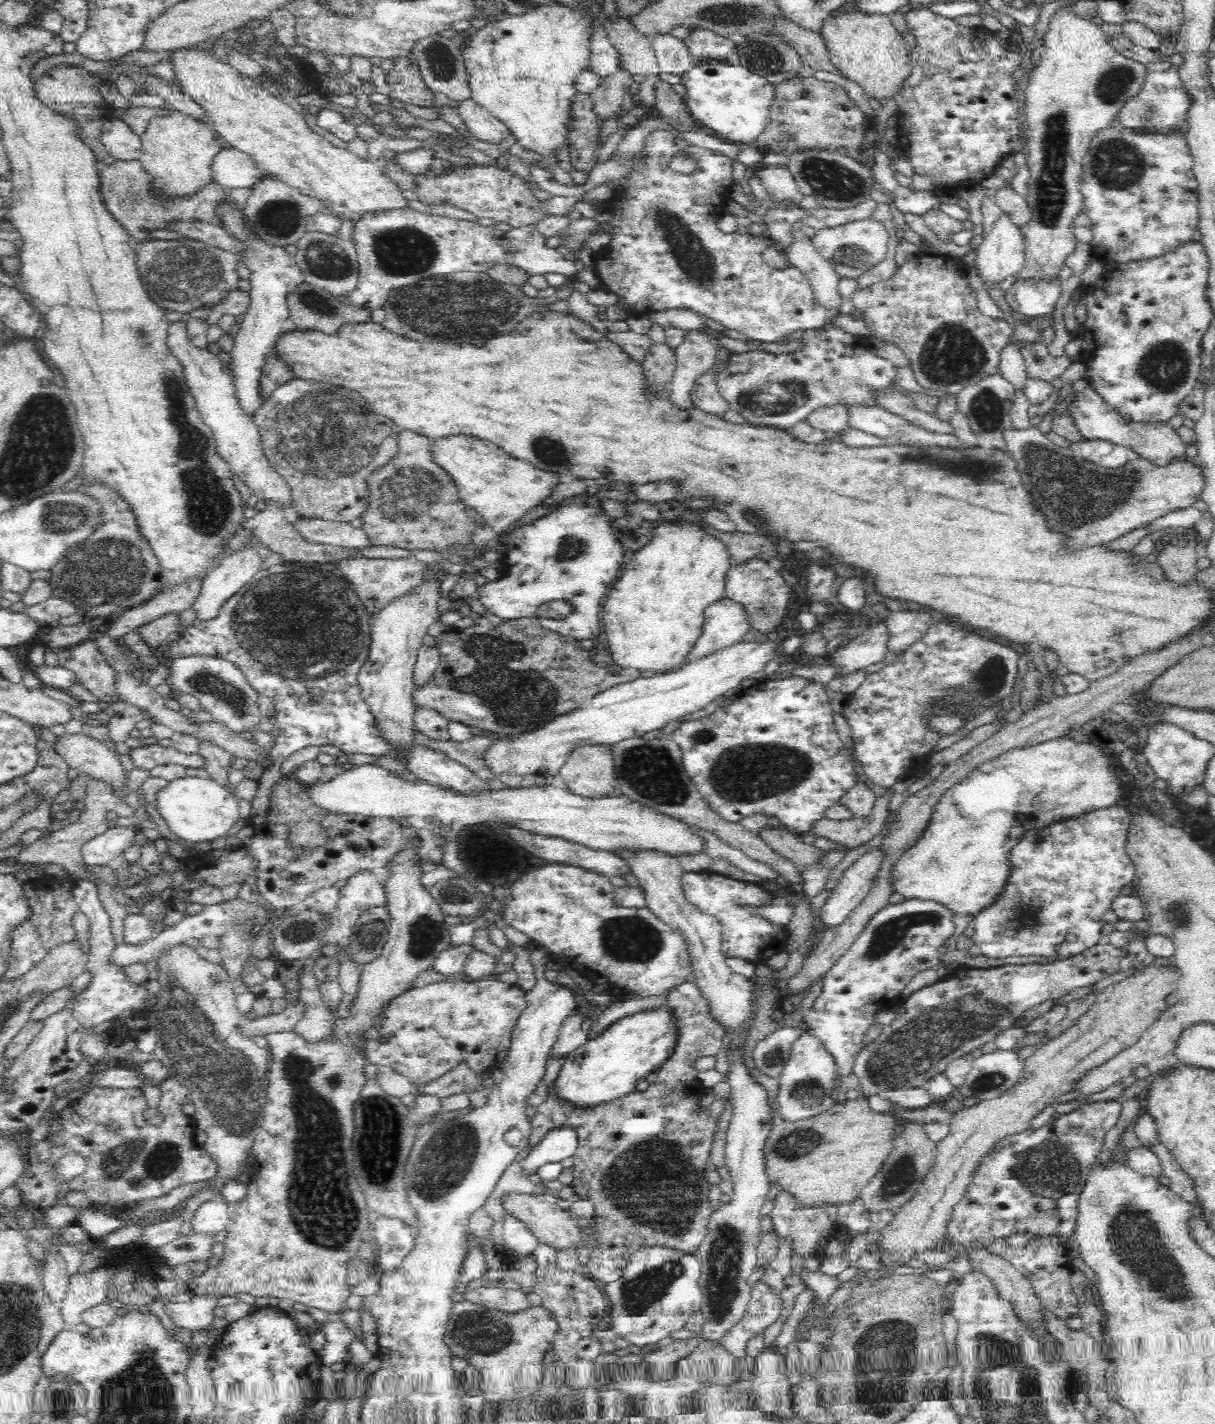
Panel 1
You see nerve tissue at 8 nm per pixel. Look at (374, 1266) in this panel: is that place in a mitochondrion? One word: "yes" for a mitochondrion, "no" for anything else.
no

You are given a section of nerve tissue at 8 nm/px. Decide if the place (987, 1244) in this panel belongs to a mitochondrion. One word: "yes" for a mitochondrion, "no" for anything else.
no

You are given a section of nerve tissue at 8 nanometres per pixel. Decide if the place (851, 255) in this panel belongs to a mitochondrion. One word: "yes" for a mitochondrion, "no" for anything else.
yes

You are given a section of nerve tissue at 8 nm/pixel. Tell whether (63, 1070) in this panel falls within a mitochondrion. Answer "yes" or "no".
no

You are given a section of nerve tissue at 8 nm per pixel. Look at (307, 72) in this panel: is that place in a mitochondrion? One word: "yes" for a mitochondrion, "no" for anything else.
no

